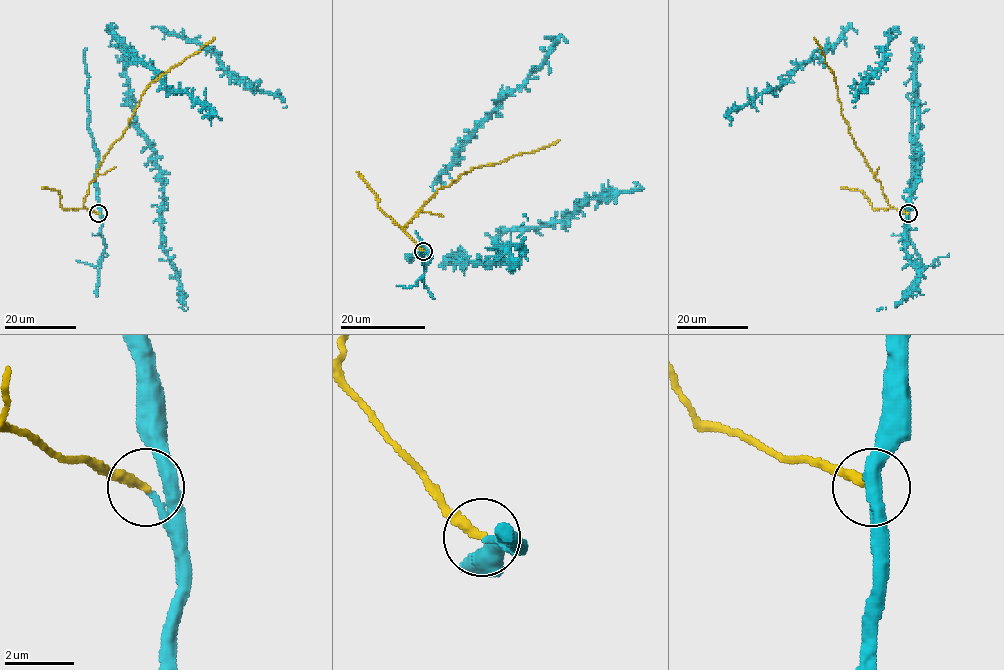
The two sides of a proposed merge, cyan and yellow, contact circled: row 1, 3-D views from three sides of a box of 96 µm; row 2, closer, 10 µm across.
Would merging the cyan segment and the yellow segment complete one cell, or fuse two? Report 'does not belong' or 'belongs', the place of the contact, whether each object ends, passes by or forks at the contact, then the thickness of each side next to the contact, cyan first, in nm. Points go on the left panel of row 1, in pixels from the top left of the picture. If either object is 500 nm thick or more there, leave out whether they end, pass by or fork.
belongs; at (98, 213); cyan passes by; yellow ends there; 200 nm thick on the cyan side, 280 nm on the other

